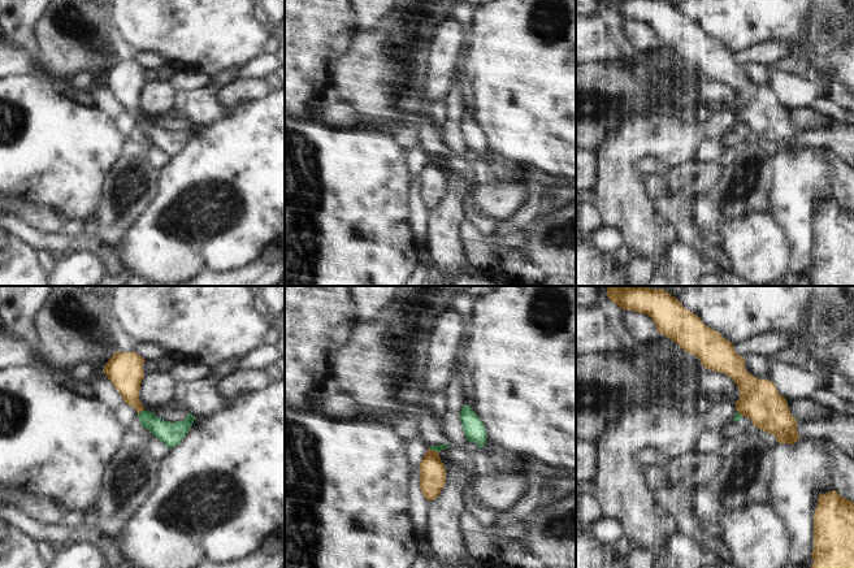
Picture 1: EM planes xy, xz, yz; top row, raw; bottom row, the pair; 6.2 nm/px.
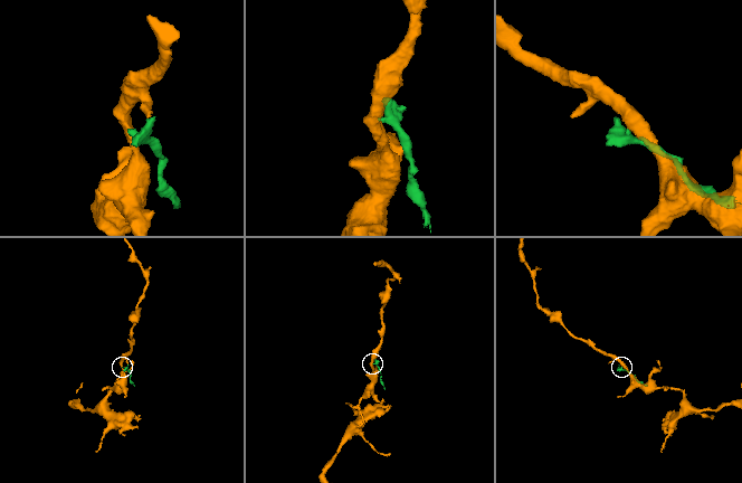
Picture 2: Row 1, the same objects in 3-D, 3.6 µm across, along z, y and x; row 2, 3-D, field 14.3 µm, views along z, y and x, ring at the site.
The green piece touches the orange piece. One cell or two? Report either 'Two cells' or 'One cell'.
Two cells

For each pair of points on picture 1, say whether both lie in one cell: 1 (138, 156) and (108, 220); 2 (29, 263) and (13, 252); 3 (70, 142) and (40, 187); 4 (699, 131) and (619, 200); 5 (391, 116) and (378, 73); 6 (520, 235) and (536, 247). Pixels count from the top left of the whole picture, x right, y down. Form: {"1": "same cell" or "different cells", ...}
{"1": "same cell", "2": "same cell", "3": "same cell", "4": "same cell", "5": "same cell", "6": "different cells"}

